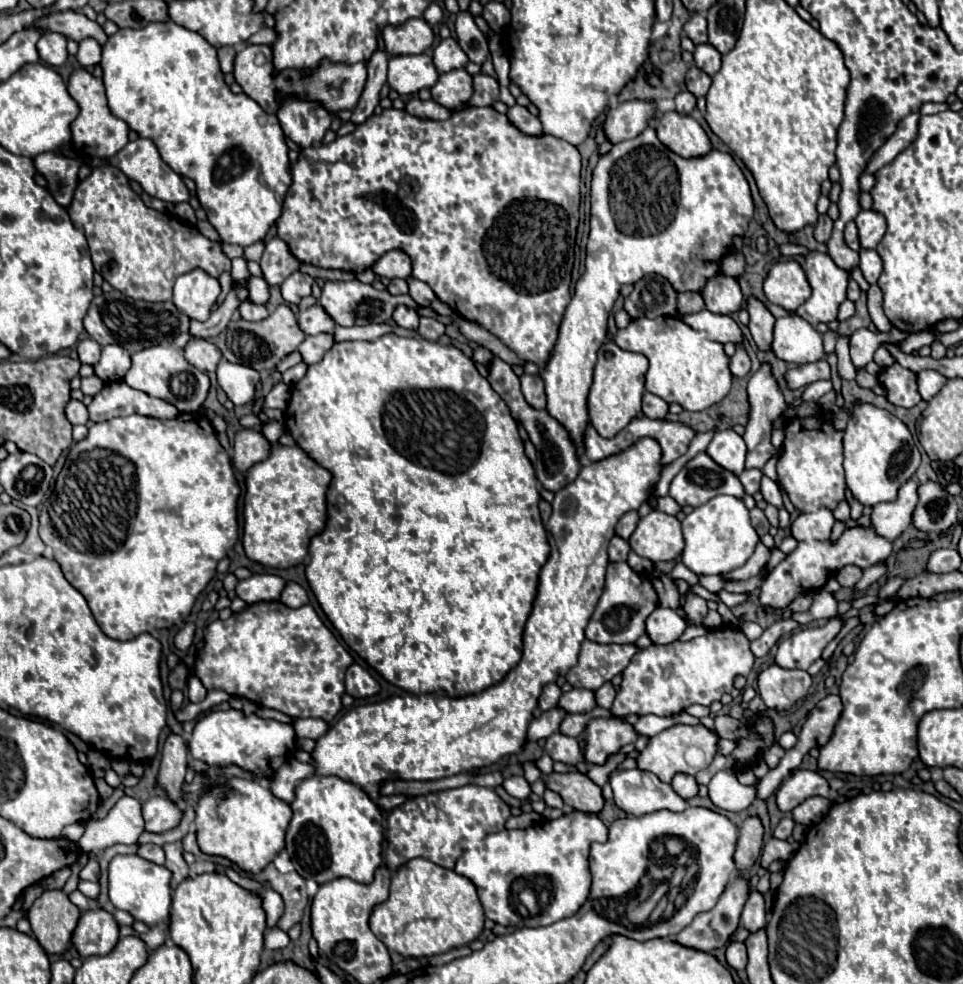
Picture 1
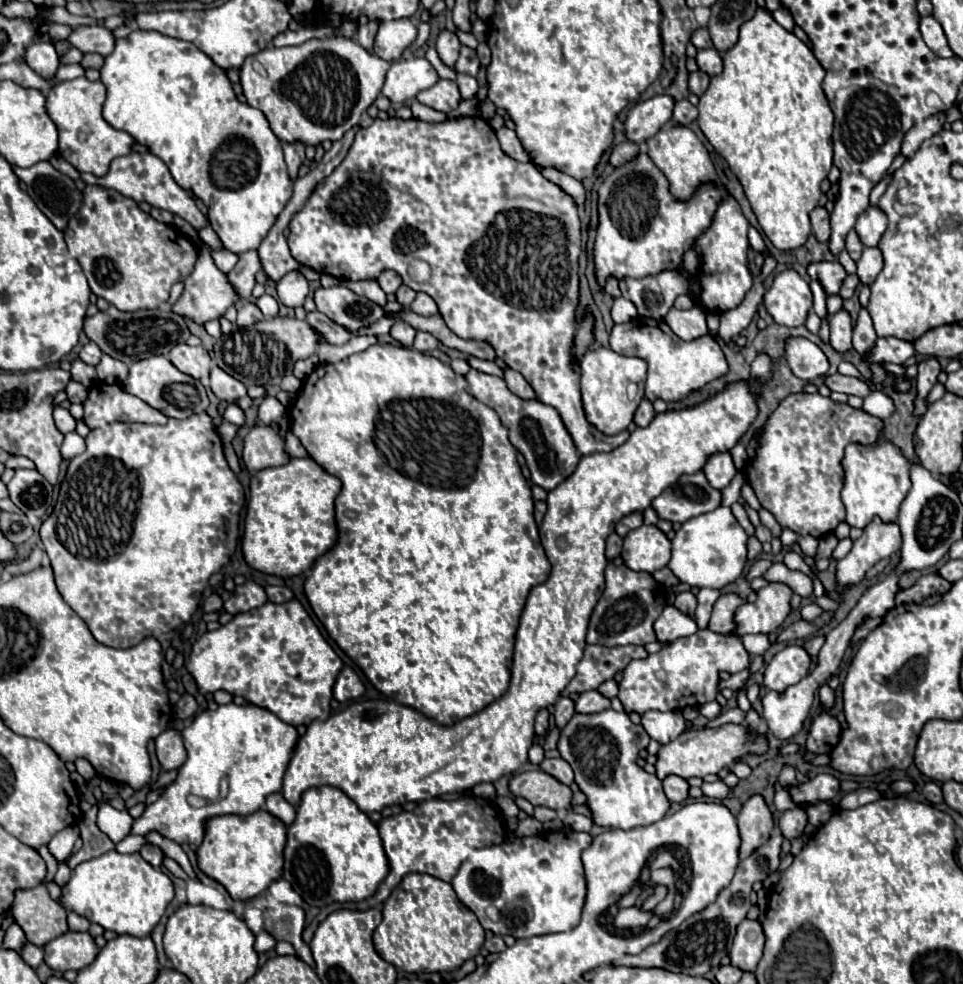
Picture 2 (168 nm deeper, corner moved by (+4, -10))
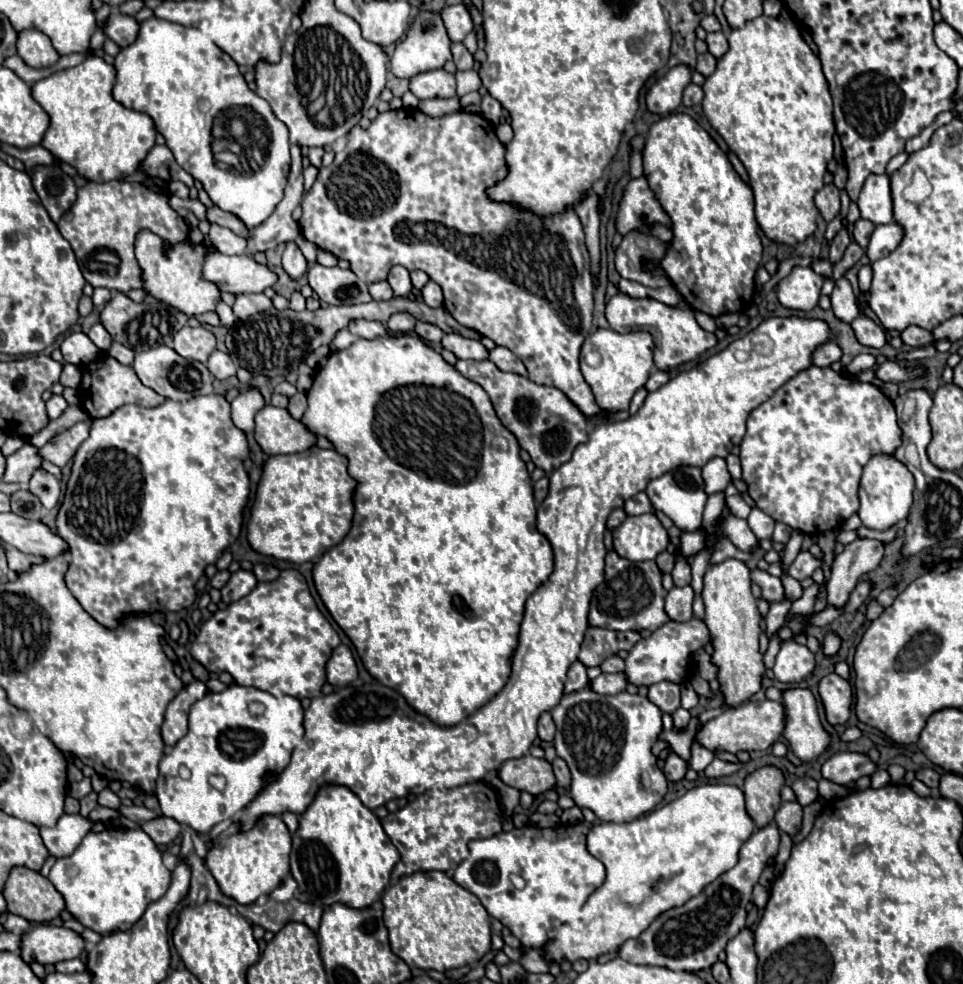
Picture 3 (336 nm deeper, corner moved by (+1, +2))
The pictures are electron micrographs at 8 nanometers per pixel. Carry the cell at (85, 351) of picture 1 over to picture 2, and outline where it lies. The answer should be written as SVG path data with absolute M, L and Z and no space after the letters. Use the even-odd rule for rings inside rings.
M89 342L89 344L85 344L85 346L81 348L79 358L81 358L85 364L89 364L89 366L97 366L99 360L101 360L101 350L99 350L99 346L97 346L95 342Z

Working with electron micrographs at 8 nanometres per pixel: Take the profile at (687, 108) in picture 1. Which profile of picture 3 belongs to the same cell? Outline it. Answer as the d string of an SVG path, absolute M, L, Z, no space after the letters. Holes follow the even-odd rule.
M688 84L684 90L684 106L694 106L702 102L702 88L696 84Z

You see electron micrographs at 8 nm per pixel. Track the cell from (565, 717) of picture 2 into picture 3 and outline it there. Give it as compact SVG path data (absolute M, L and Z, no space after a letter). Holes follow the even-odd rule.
M580 660L572 662L570 668L568 668L568 678L566 678L566 688L564 688L564 692L580 690L580 688L584 688L586 682L588 682L588 676L586 676L584 664L580 664Z

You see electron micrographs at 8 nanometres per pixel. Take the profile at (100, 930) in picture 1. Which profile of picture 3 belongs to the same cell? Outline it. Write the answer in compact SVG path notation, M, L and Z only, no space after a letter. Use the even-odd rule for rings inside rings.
M34 926L22 934L20 956L24 962L38 962L42 966L62 960L78 958L84 950L84 940L62 926Z

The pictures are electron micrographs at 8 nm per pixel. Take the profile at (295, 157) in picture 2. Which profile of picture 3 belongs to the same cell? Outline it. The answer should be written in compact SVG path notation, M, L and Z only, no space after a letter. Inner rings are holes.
M292 146L292 170L290 170L286 194L284 194L282 202L276 206L276 210L272 212L272 216L264 224L260 224L260 226L250 230L250 238L248 238L248 254L250 256L254 256L256 252L266 252L268 248L276 248L278 244L294 241L299 246L308 264L316 263L318 247L305 239L300 228L298 228L298 222L292 218L294 208L302 202L302 194L304 194L304 188L302 188L302 156L300 156L300 146Z

